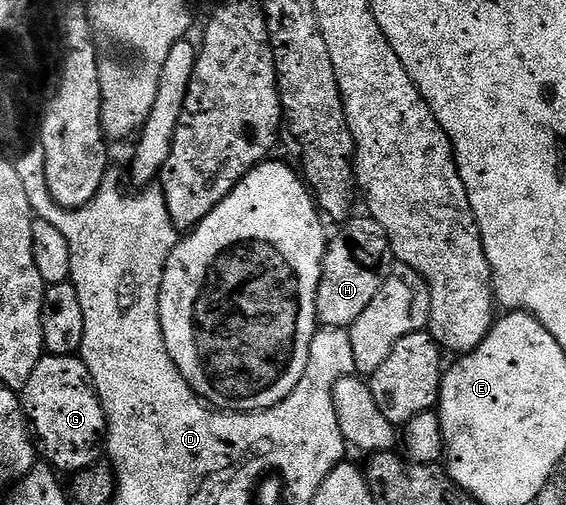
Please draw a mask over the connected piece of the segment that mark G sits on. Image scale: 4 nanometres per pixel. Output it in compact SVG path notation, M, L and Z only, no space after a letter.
M79 355L75 356L41 356L38 366L34 366L34 374L30 374L30 382L26 382L22 393L22 407L31 435L34 437L34 447L41 457L44 456L49 465L57 473L75 474L91 464L97 463L102 452L102 437L106 432L104 411L96 388L88 376L88 368Z

